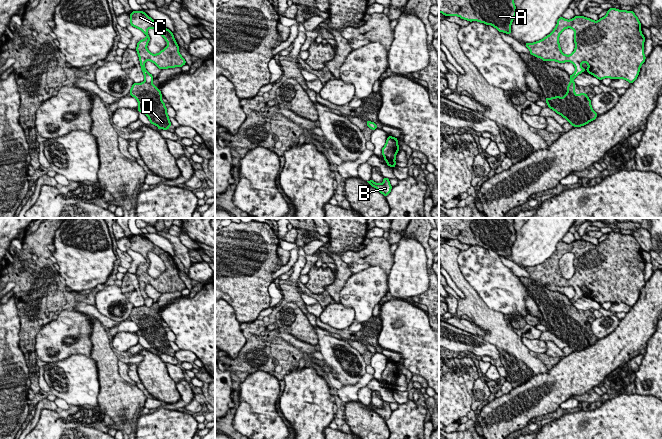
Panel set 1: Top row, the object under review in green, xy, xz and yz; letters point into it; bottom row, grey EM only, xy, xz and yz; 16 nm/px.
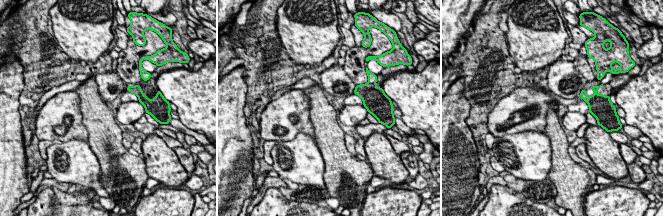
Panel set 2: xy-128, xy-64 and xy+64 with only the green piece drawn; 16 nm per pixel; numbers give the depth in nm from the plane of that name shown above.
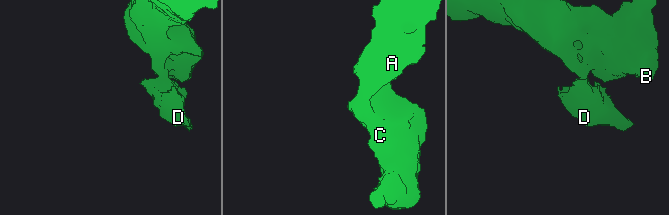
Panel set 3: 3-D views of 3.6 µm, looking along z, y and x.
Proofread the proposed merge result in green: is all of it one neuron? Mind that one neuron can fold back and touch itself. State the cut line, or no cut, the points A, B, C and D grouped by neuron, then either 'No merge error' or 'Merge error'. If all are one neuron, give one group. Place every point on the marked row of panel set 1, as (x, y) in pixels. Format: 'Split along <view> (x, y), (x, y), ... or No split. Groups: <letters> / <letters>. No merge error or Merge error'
Split along xy (144, 80), (147, 82), (152, 81). Groups: A B C / D. Merge error

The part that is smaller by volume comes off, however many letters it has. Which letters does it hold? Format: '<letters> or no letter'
D

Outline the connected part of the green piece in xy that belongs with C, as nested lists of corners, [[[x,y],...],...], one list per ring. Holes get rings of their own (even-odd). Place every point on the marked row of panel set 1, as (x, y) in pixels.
[[[133,11],[130,14],[130,25],[141,30],[146,35],[145,39],[138,41],[136,47],[145,82],[150,83],[153,81],[153,75],[150,74],[144,66],[148,60],[154,63],[160,70],[182,67],[186,64],[185,59],[179,53],[179,46],[174,38],[173,32],[154,21],[144,11]],[[149,28],[158,31],[168,43],[168,45],[157,54],[152,54],[147,49],[150,41],[148,35]]]

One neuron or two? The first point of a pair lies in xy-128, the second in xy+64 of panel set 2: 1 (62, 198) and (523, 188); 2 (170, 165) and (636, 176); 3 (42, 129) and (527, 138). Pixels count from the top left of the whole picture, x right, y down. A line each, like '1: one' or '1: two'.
1: one
2: two
3: two

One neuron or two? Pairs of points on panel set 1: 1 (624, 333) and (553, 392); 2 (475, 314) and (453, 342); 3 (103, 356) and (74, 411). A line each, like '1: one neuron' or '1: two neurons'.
1: one neuron
2: two neurons
3: two neurons

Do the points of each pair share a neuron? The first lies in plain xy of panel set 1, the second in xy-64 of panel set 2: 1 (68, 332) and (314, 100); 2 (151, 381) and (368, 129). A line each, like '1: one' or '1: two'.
1: two
2: two

